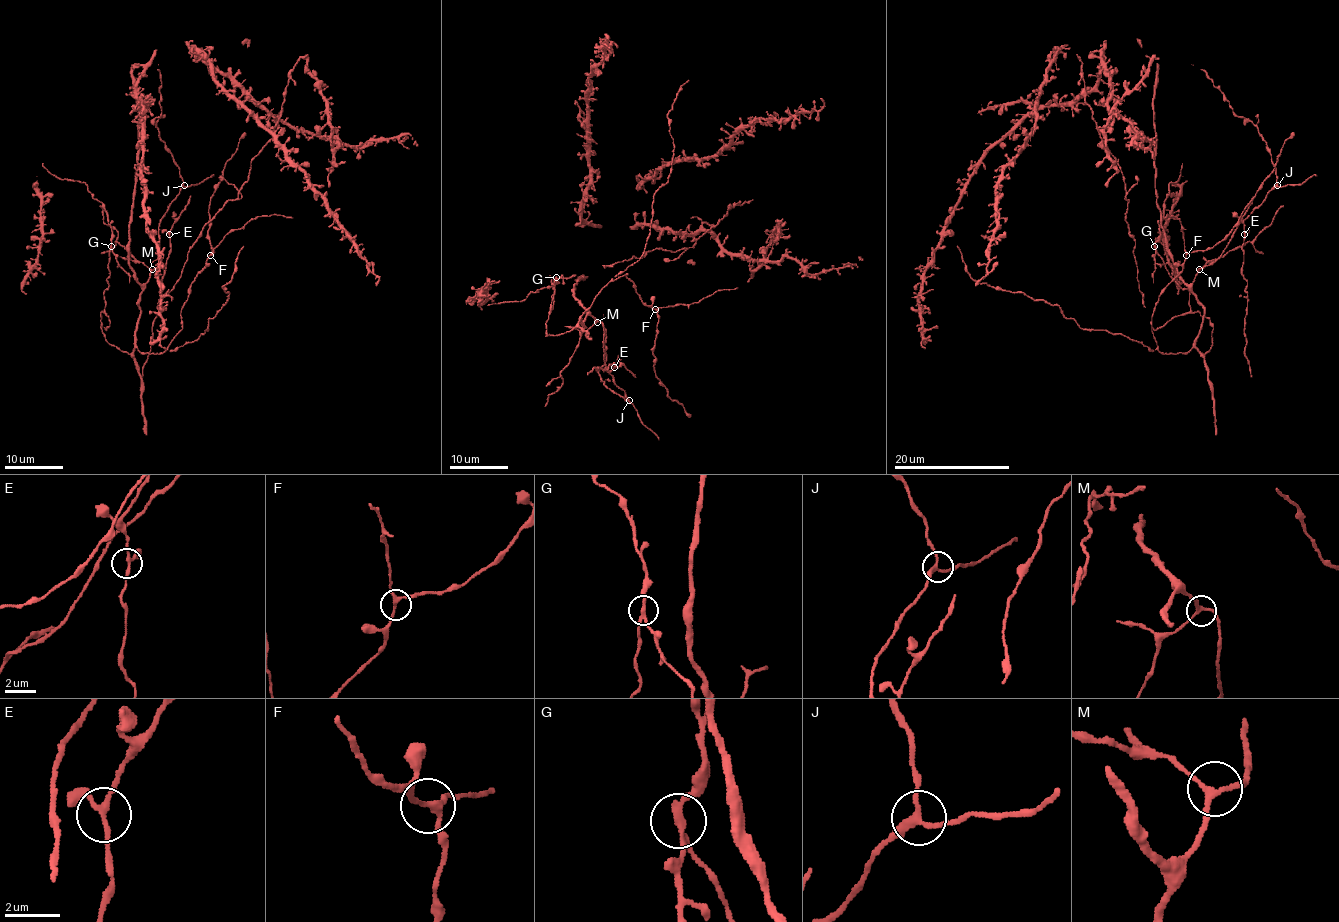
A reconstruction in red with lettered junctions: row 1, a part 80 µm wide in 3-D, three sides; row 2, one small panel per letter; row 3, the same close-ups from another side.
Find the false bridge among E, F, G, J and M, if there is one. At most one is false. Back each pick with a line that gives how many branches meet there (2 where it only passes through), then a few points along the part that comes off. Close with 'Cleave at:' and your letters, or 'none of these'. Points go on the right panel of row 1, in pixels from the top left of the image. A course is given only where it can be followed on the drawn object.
G: branches 3; course (1154, 246), (1160, 234), (1163, 205), (1171, 182), (1179, 179), (1181, 163)
Cleave at: G

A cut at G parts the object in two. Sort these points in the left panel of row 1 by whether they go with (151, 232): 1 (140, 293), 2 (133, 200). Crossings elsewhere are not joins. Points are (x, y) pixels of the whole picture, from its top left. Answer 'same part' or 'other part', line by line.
1: same part
2: same part

